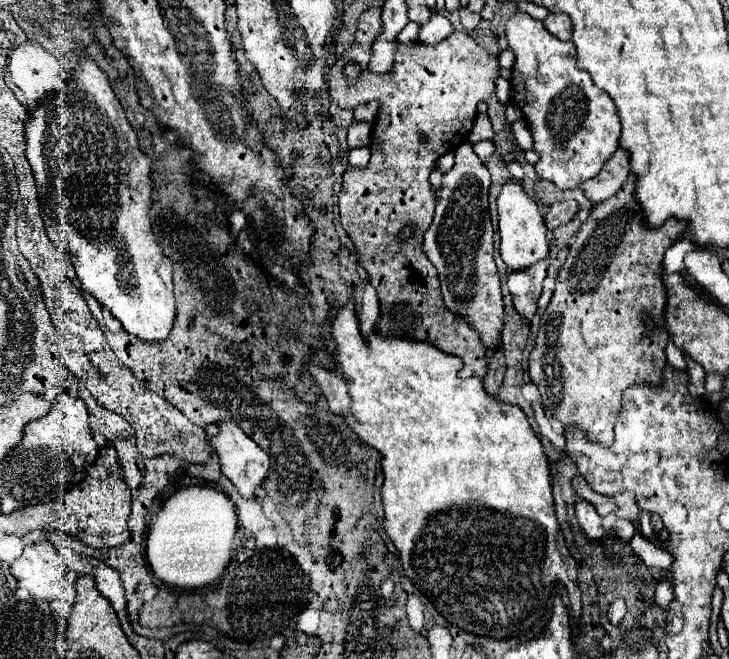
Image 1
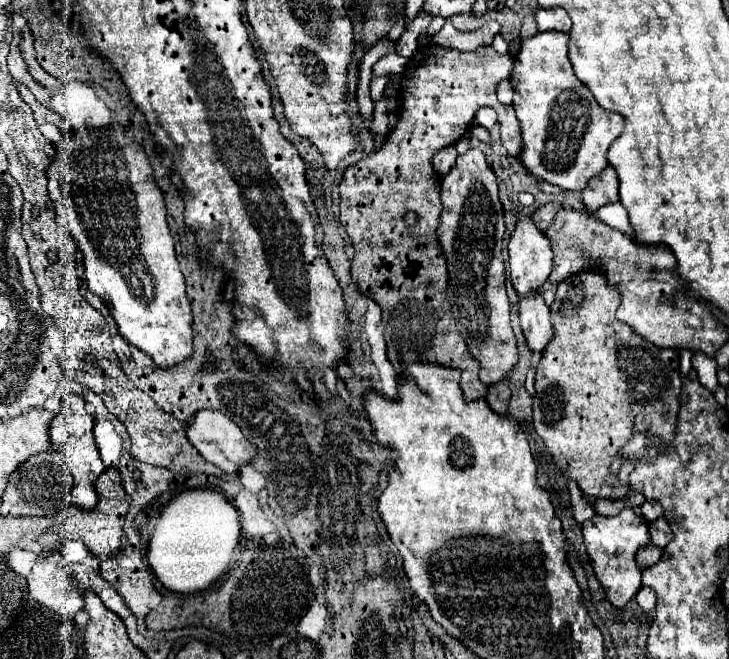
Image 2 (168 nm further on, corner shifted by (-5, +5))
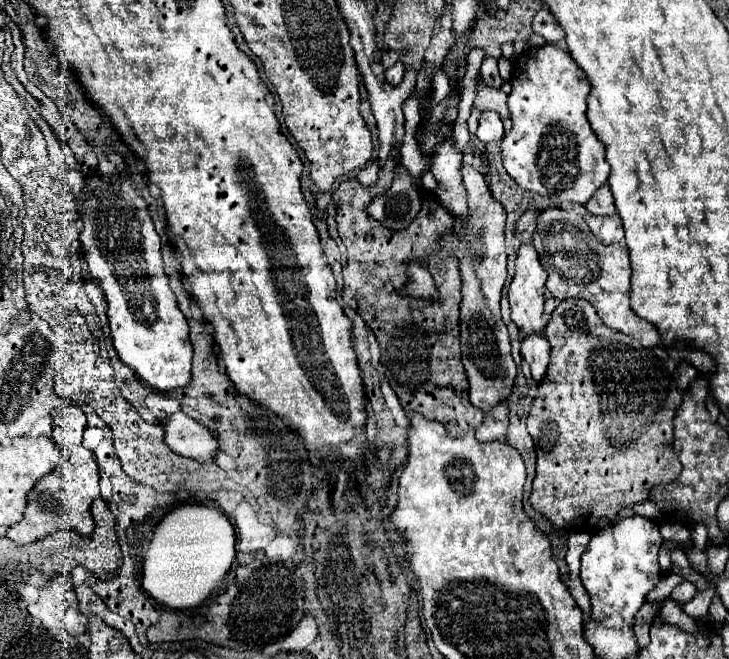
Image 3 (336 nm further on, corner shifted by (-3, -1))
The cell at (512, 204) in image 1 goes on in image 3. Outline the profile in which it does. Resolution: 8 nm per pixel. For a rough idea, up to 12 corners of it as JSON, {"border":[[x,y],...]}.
{"border":[[522,244],[510,284],[510,318],[542,334],[544,282],[534,246]]}

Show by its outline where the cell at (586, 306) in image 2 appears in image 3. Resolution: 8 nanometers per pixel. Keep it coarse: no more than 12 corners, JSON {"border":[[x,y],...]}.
{"border":[[586,300],[546,326],[530,506],[596,532],[682,472],[672,372]]}

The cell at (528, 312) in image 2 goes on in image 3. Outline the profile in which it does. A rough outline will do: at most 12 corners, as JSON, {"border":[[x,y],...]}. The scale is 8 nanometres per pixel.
{"border":[[544,336],[522,340],[532,380],[546,376],[550,346]]}

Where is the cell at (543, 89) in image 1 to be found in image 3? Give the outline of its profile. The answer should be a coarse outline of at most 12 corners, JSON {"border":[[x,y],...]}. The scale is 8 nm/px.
{"border":[[546,44],[516,58],[502,164],[586,204],[608,182],[588,76]]}

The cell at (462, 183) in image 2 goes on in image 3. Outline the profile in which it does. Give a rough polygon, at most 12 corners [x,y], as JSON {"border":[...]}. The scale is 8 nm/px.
{"border":[[462,166],[462,364],[482,412],[510,396],[506,212]]}

